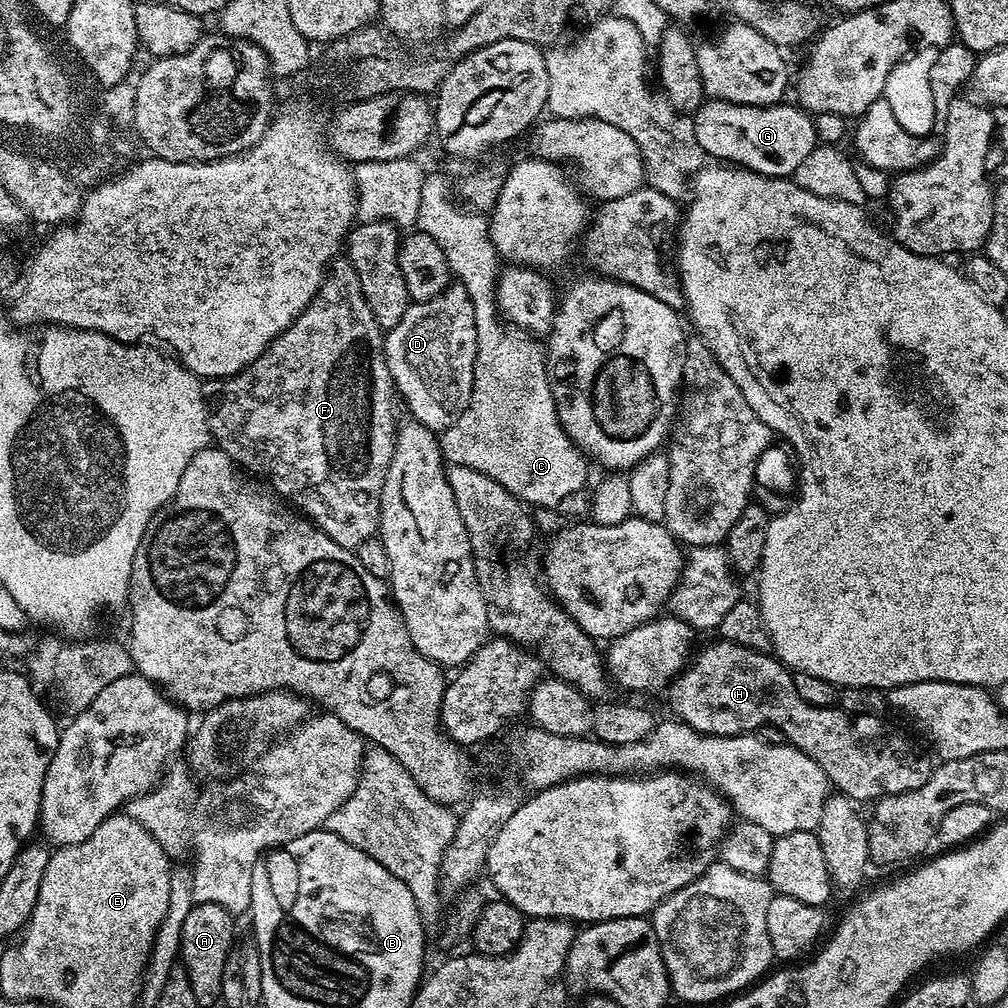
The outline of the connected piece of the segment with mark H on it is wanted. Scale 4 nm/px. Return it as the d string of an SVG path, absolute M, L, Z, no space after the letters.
M721 638L714 640L713 644L706 645L701 652L699 649L691 657L688 667L667 685L671 715L681 724L707 736L742 736L755 733L768 724L774 726L782 730L787 743L802 750L802 754L814 758L814 762L822 766L822 770L828 775L829 785L837 793L848 796L855 802L875 802L884 796L916 791L930 778L934 767L933 757L928 757L906 733L899 732L892 724L887 724L883 715L852 715L844 712L839 706L814 706L806 702L802 694L798 694L792 684L793 673L781 664L775 655L756 652Z

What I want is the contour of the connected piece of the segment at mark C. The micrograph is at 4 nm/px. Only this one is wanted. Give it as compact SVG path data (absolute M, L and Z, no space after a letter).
M429 171L423 180L415 227L430 234L446 255L449 271L466 289L475 314L475 365L472 367L470 402L458 420L439 435L441 457L451 465L463 464L484 473L512 496L535 507L555 507L556 503L580 491L588 476L587 457L566 434L557 416L552 383L548 376L547 351L524 329L505 324L496 307L495 280L499 277L500 255L493 244L487 217L477 211L454 206L449 199L447 178Z

